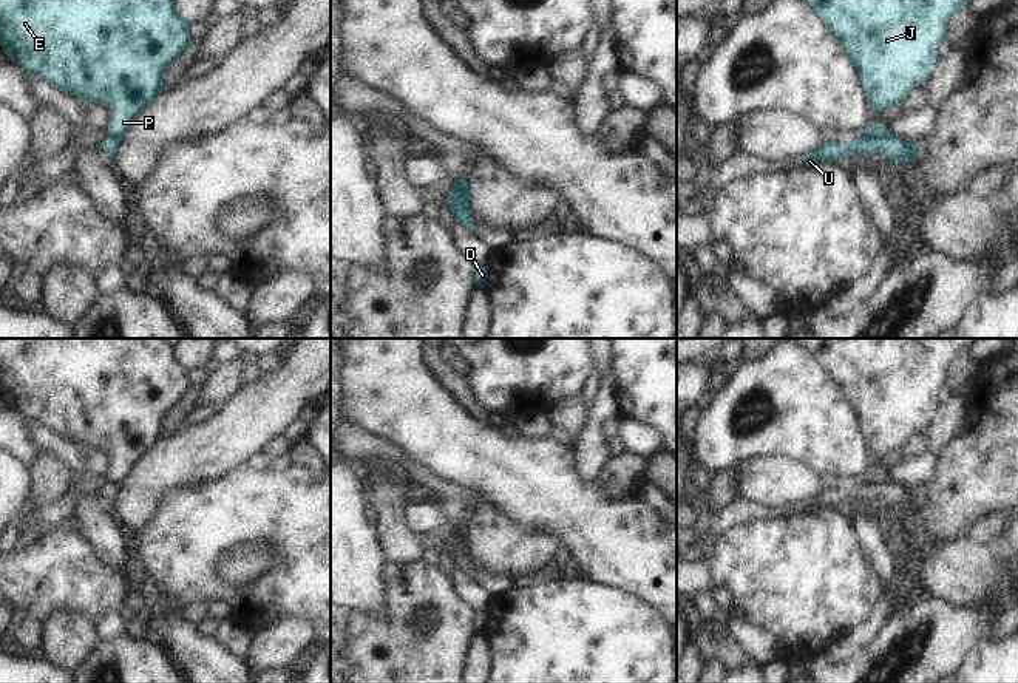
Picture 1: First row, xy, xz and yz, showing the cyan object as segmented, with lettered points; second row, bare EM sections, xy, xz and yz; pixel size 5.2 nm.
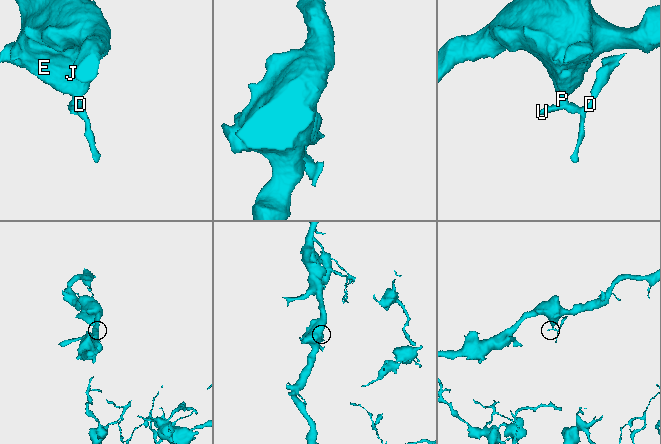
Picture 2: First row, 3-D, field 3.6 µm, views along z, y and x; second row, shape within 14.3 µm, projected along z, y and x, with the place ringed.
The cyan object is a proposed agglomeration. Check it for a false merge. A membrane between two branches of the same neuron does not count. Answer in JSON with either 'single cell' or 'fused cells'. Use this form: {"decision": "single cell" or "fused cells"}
{"decision": "fused cells"}

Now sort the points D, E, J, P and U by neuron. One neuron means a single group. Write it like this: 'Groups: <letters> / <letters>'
Groups: D U / E J P

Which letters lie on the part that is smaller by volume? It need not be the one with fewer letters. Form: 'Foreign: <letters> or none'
Foreign: D, U

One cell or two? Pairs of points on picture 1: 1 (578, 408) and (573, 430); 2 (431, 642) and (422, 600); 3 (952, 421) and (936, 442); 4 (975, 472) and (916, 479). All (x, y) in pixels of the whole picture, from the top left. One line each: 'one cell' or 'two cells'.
1: one cell
2: one cell
3: one cell
4: two cells

